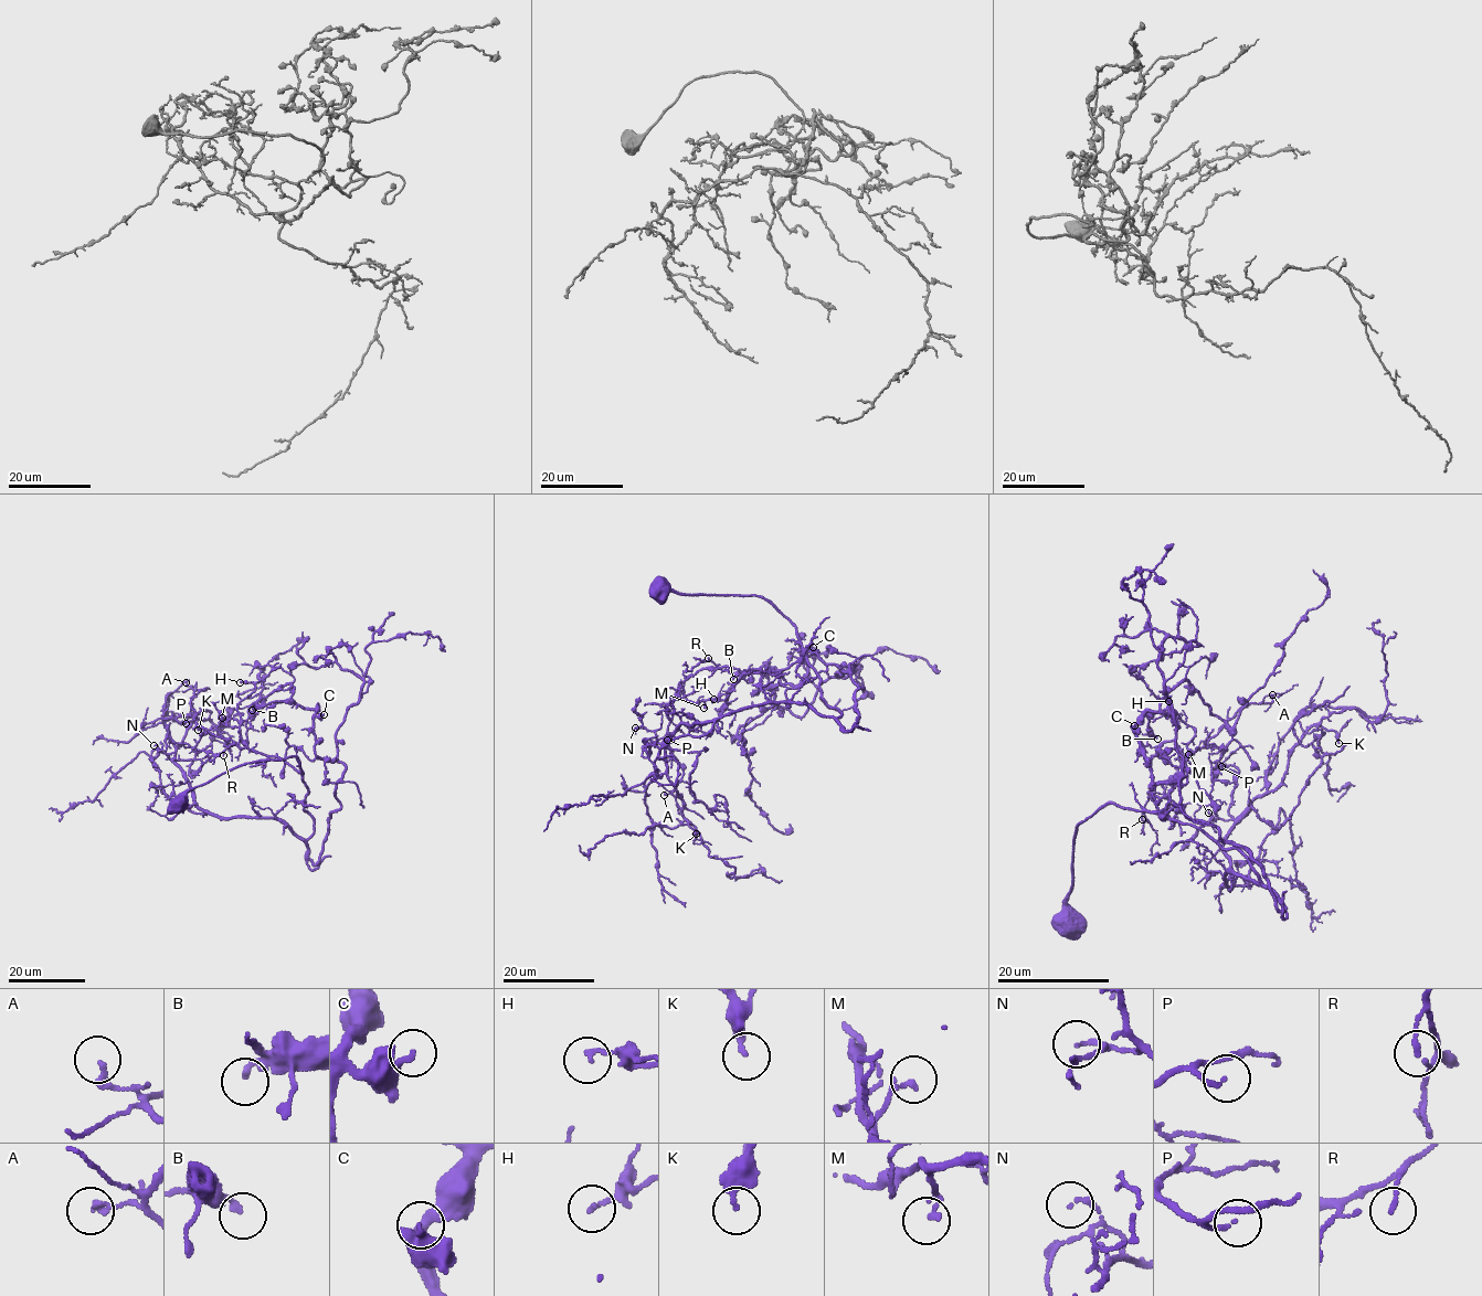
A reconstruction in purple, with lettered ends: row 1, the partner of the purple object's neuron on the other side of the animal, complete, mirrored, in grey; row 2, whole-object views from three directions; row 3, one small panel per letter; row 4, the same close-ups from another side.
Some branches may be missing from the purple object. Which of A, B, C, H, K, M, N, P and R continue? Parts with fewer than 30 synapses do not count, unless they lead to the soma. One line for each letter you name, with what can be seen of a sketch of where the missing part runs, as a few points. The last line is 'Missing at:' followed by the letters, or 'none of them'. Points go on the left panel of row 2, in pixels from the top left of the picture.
Missing at: none of them

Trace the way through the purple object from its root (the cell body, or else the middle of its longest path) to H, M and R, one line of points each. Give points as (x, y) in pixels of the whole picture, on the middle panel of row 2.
H: (665, 587), (762, 596), (795, 626), (803, 655), (794, 662), (745, 671), (720, 713), (731, 687), (713, 699)
M: (665, 587), (762, 596), (795, 626), (803, 649), (785, 668), (745, 671), (724, 699), (707, 699), (704, 708)
R: (665, 587), (696, 595), (762, 596), (795, 626), (803, 649), (794, 662), (770, 671), (718, 667), (708, 658)

